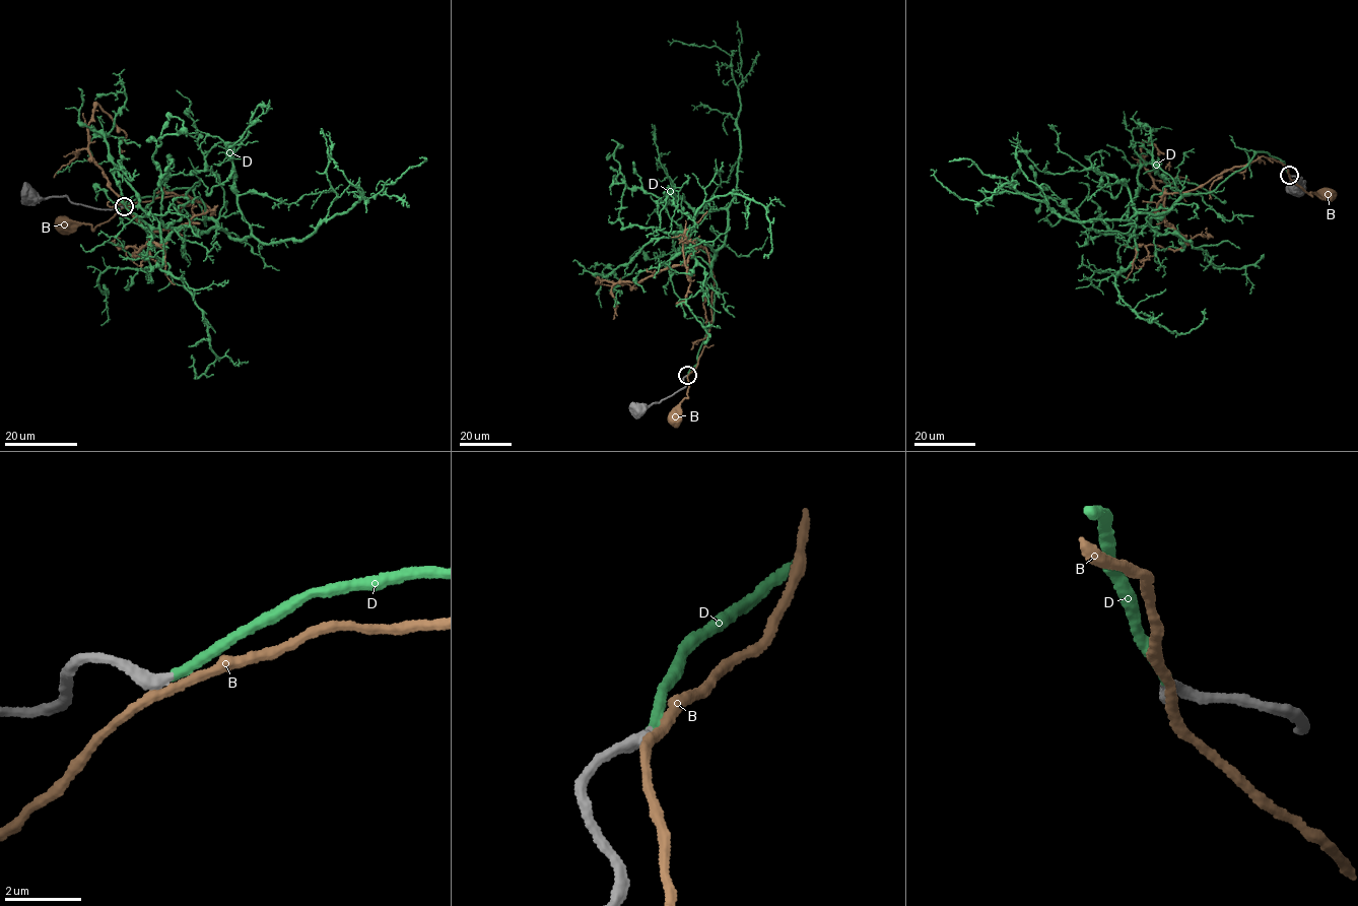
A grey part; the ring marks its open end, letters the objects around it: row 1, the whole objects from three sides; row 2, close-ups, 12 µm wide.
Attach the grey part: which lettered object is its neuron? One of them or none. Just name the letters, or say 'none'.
D

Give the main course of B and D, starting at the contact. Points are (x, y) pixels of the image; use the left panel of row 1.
B: (123, 207), (93, 229), (89, 224), (70, 225), (66, 221)
D: (123, 206), (190, 188), (204, 221), (211, 217), (234, 239), (300, 240), (364, 196), (329, 156), (321, 128)

